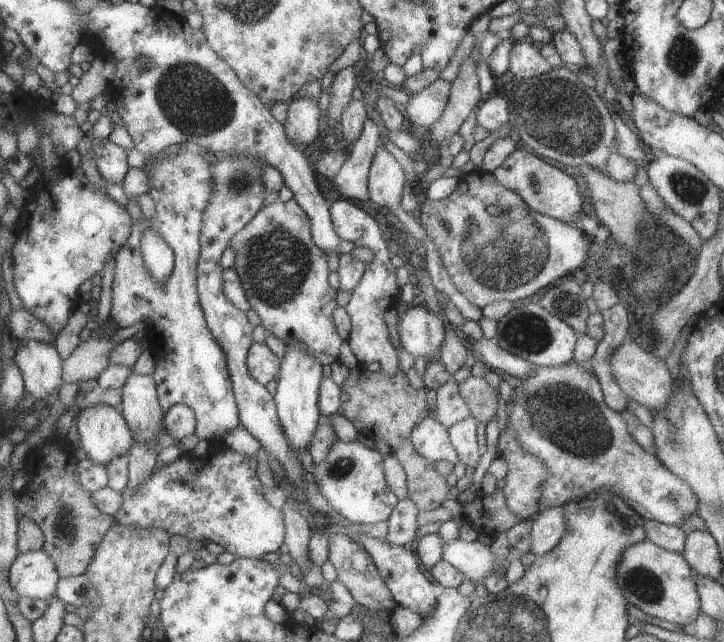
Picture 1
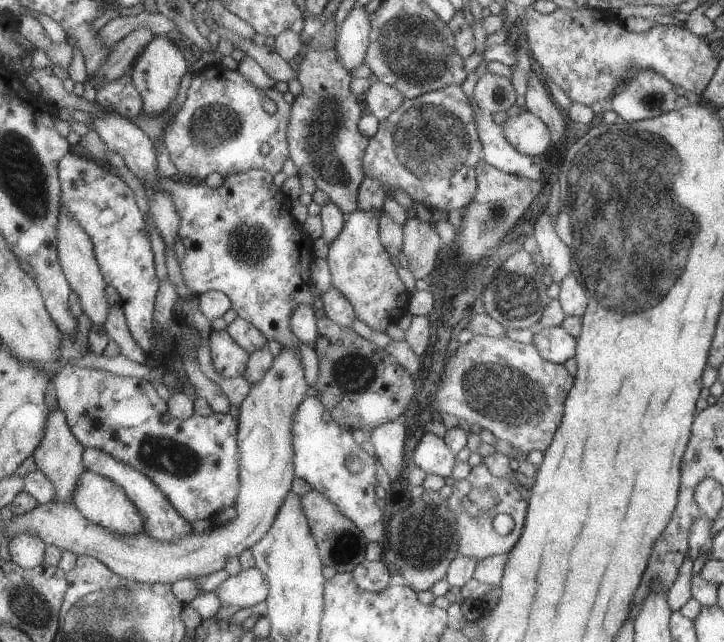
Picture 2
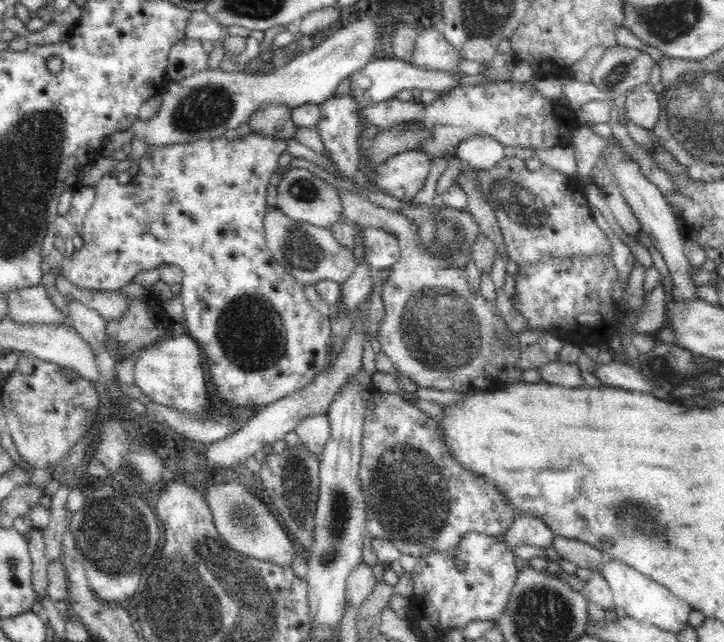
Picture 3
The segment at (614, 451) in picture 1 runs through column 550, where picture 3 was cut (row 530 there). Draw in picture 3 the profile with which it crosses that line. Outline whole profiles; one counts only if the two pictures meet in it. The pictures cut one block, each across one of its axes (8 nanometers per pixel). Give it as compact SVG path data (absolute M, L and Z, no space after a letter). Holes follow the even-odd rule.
M372 387L365 391L364 394L364 423L362 424L362 455L361 464L359 467L358 476L361 480L363 495L365 496L365 511L366 511L366 526L368 535L373 538L389 540L401 554L411 554L418 559L420 556L426 556L430 552L448 552L448 550L456 550L462 536L466 532L476 531L486 536L500 536L510 528L515 519L515 508L508 502L503 495L495 488L494 485L486 482L478 476L474 476L472 472L462 467L460 463L454 462L454 455L448 451L445 442L443 441L443 430L438 422L421 411L416 405L404 401L396 394L382 394L376 388ZM374 398L373 409L367 409L369 400Z

